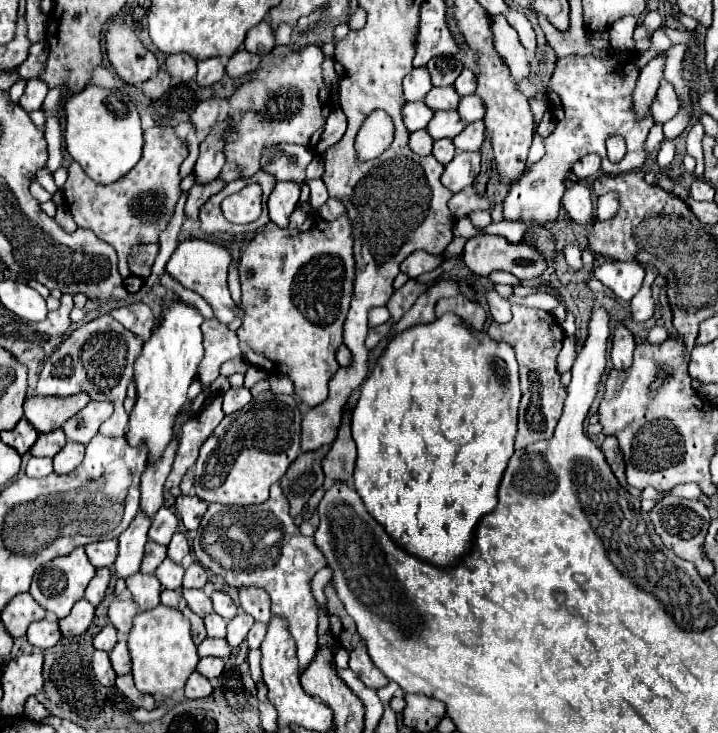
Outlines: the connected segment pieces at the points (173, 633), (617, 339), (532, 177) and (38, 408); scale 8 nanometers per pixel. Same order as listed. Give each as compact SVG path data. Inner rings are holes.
M156 606L154 610L140 612L134 618L134 626L128 636L128 650L132 656L132 676L140 692L172 696L174 690L184 688L188 676L196 670L198 652L190 636L190 622L180 610Z
M618 324L616 330L614 330L614 340L612 340L612 350L610 350L612 368L616 368L616 370L630 368L634 348L636 348L634 336L630 334L630 330L626 326Z
M612 52L610 56L606 56L606 58L594 58L594 56L566 56L566 58L562 58L562 60L558 60L556 62L556 68L554 68L554 74L552 74L552 78L550 78L550 82L548 82L548 102L552 104L552 92L556 94L556 98L560 98L560 106L562 106L562 110L564 110L564 116L562 116L562 120L560 120L560 124L556 124L556 128L554 128L554 132L544 140L544 146L546 146L546 154L542 156L542 160L538 160L536 164L532 164L512 186L510 186L510 192L508 192L508 196L504 198L504 202L502 202L502 214L504 214L504 220L520 220L520 222L532 222L532 226L546 226L546 224L550 224L550 222L554 222L556 218L558 218L558 212L560 212L560 200L562 200L562 194L566 192L566 176L570 174L570 170L572 170L572 164L574 162L578 162L582 156L586 156L586 154L598 154L600 158L602 158L602 172L606 172L606 174L626 174L626 172L632 172L632 170L638 170L638 168L642 168L644 166L644 162L648 160L648 152L646 152L646 148L644 148L644 140L646 140L646 136L648 136L648 130L652 128L652 116L646 116L646 118L642 118L642 120L634 120L634 112L630 112L630 92L634 90L634 84L636 84L636 78L638 78L638 66L636 66L636 52L632 52L632 54L628 54L628 52ZM610 136L622 136L624 140L626 140L626 156L618 162L618 164L612 164L610 160L608 160L608 154L606 154L606 140L610 138Z
M86 392L74 396L32 396L24 402L24 418L42 434L58 430L64 426L74 412L82 410L88 404L90 396Z

